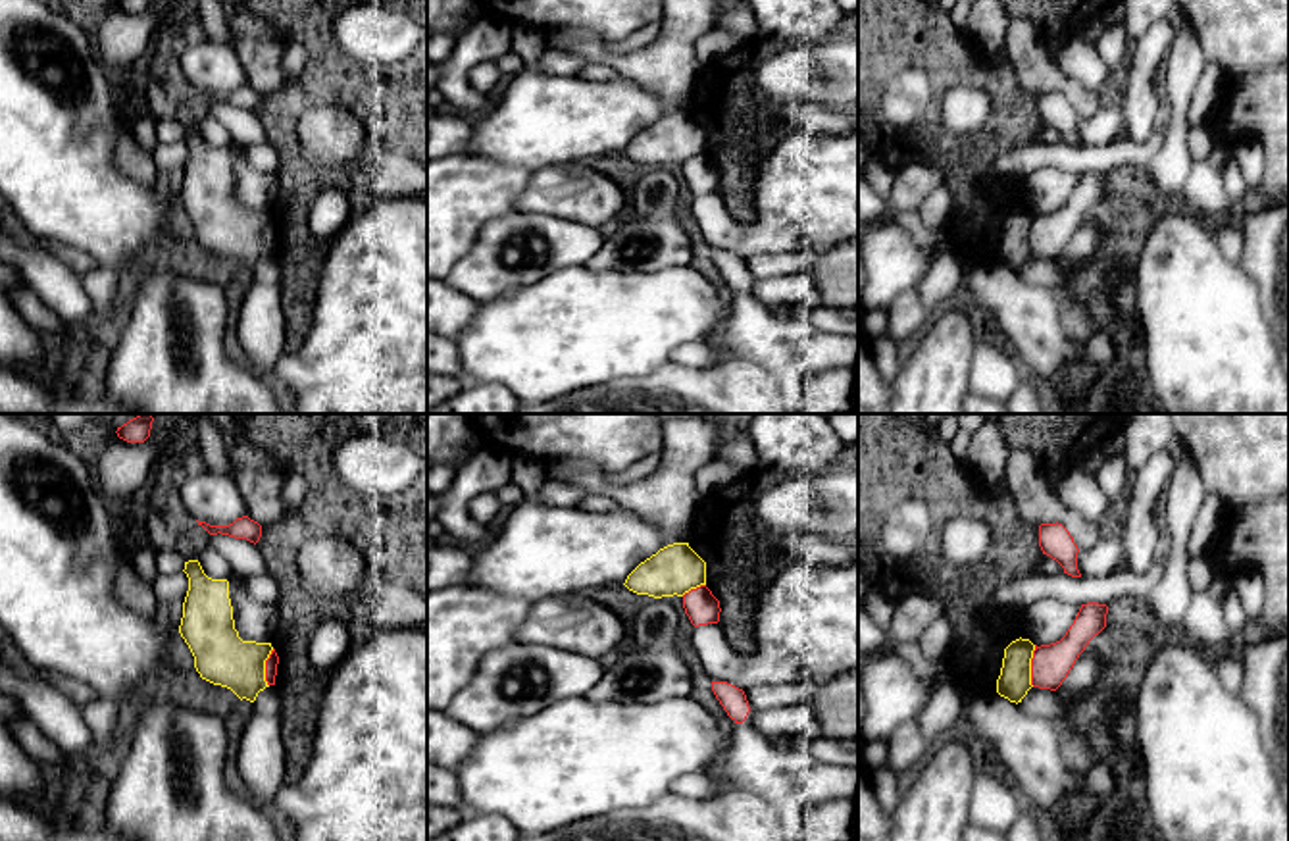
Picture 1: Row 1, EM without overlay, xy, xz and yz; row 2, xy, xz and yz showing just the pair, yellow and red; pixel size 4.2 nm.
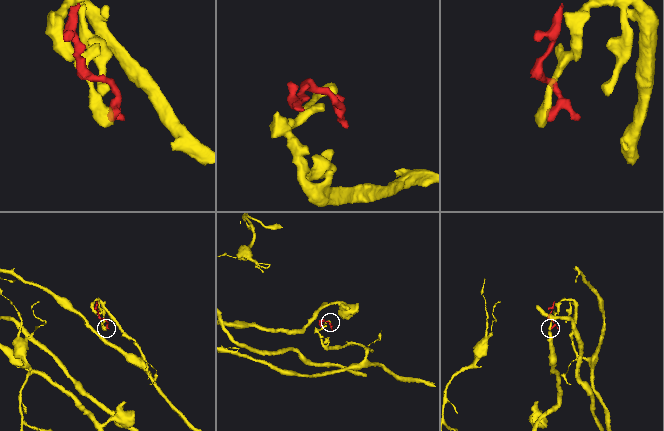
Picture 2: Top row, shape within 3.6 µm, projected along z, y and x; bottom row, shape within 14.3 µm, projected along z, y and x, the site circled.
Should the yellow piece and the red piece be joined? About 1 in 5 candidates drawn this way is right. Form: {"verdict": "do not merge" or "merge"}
{"verdict": "do not merge"}

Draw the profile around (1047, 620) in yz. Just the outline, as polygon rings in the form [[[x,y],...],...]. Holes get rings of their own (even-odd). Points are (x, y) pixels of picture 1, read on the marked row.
[[[1045,597],[1022,610],[1025,637],[1041,647],[1060,641],[1074,624],[1081,604],[1068,604],[1054,597]]]

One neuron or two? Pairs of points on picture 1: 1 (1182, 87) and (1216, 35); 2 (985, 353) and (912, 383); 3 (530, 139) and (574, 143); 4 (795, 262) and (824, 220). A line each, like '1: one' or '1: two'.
1: two
2: two
3: one
4: two

